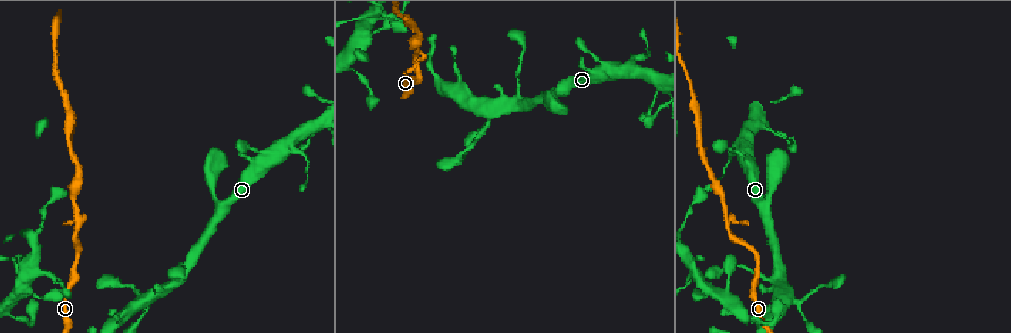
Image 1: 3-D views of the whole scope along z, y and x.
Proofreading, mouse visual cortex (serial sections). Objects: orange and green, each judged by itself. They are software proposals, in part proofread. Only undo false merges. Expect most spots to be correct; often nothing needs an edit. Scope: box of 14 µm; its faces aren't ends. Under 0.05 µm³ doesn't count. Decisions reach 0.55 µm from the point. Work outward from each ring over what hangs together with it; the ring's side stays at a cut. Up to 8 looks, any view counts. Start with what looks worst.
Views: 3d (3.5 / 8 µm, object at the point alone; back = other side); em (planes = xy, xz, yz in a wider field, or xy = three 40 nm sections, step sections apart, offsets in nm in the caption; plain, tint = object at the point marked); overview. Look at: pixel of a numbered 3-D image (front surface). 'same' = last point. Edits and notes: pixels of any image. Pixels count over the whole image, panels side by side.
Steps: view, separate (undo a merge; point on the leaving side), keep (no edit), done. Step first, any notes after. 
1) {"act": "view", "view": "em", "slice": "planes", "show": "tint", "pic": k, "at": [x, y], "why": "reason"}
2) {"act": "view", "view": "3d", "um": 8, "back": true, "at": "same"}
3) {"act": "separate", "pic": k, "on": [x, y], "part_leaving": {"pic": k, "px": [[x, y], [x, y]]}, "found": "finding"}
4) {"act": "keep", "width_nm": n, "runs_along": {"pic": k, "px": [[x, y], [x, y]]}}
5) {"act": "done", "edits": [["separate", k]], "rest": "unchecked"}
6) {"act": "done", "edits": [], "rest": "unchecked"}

{"act": "view", "view": "3d", "um": 3.5, "pic": 1, "at": [76, 229], "why": "branch point"}

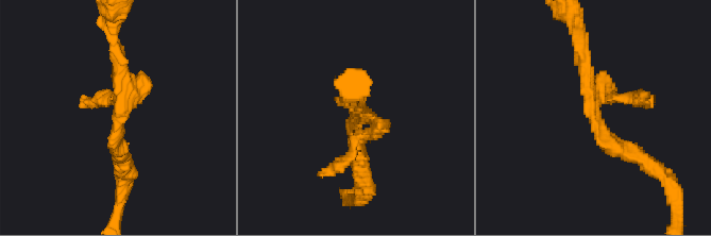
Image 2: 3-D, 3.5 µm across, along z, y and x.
{"act": "view", "view": "em", "slice": "xy", "step": 5, "show": "tint", "pic": 2, "at": [356, 116], "why": "now the EM"}

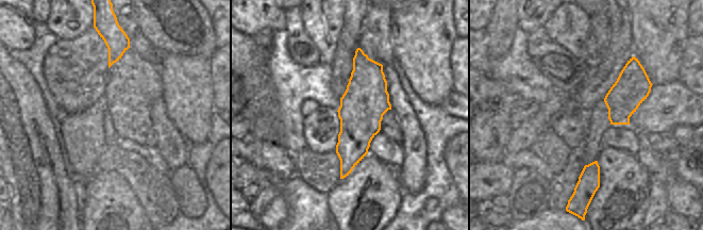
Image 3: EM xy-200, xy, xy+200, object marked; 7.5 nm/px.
{"act": "keep", "found": "one cell here"}

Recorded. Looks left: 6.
{"act": "view", "view": "3d", "um": 3.5, "pic": 1, "at": [753, 123], "why": "abrupt turn"}

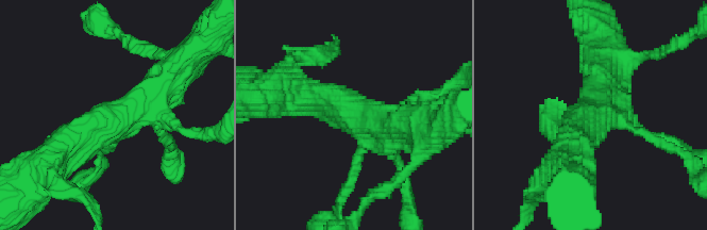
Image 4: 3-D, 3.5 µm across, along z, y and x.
{"act": "view", "view": "em", "slice": "xy", "step": 3, "show": "tint", "pic": 4, "at": [599, 115], "arms": 4, "arm_widths_nm": [150, 150, 450, 500], "why": "now the EM"}

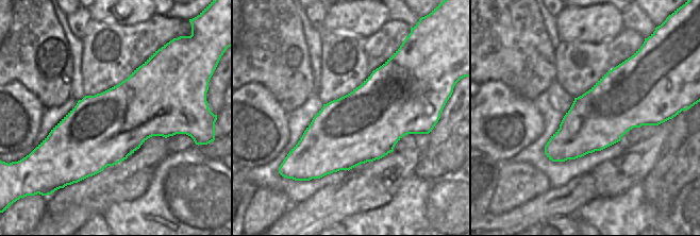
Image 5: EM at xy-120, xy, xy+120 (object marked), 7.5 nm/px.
{"act": "view", "view": "em", "slice": "xy", "step": 5, "show": "tint", "at": "same", "why": "another direction"}

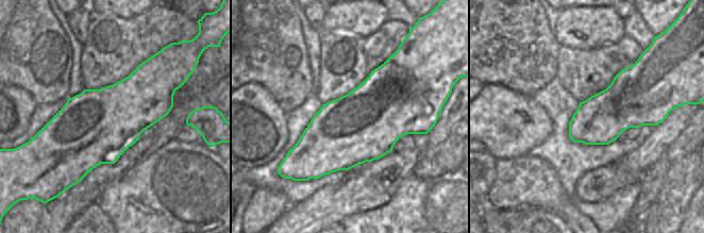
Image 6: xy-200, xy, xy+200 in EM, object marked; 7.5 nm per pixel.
{"act": "keep", "runs_along": {"pic": 4, "px": [[305, 97], [380, 121], [397, 160]]}, "found": "all the same cell"}

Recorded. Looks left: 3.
{"act": "view", "view": "3d", "um": 3.5, "pic": 1, "at": [523, 101], "why": "a fork"}

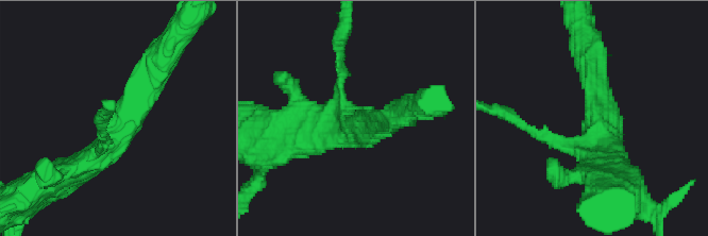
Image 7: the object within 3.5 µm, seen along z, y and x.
{"act": "view", "view": "em", "slice": "planes", "show": "tint", "pic": 7, "at": [118, 135], "arms": 3, "arm_widths_nm": [150, 400, 450]}

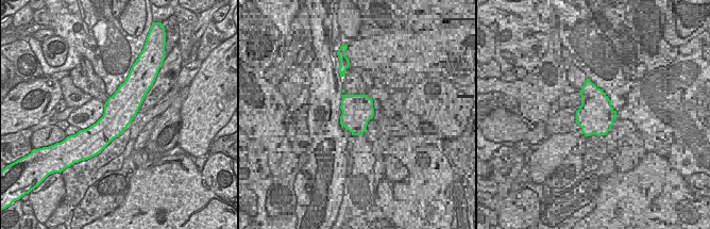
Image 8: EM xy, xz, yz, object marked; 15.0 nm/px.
{"act": "keep", "width_nm": 480, "runs_along": {"pic": 7, "px": [[152, 79], [117, 137], [61, 176]]}, "found": "continuous, no second cell"}

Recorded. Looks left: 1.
{"act": "done", "edits": [], "rest": "unchecked"}

